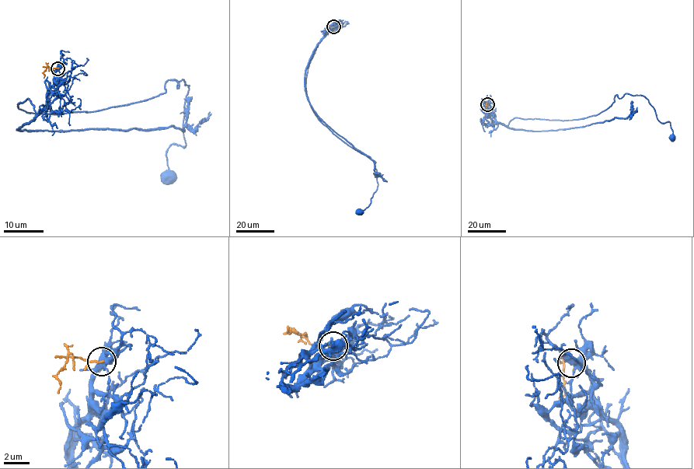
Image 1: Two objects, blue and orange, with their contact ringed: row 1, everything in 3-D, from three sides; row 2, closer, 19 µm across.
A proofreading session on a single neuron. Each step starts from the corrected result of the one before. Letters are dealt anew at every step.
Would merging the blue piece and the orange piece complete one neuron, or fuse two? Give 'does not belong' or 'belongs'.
does not belong

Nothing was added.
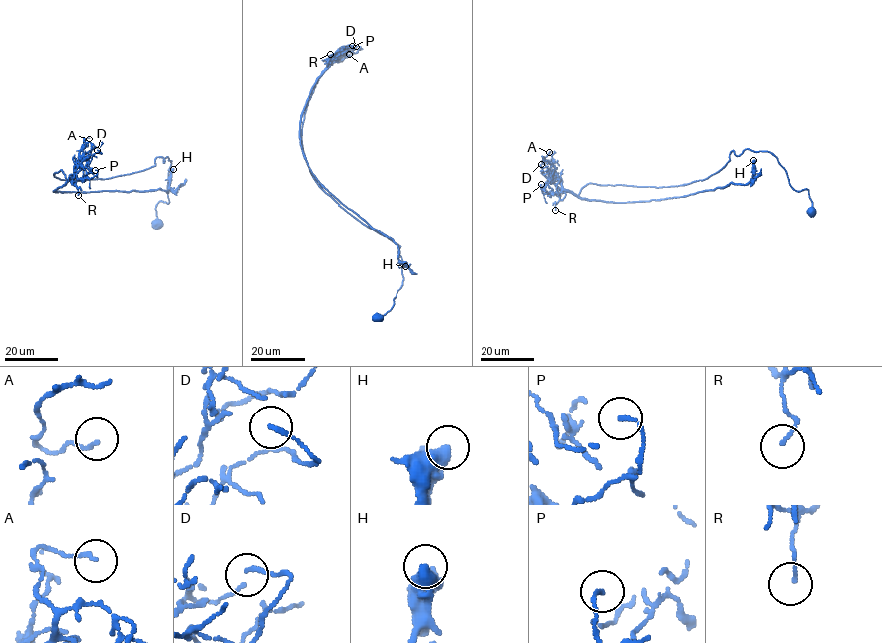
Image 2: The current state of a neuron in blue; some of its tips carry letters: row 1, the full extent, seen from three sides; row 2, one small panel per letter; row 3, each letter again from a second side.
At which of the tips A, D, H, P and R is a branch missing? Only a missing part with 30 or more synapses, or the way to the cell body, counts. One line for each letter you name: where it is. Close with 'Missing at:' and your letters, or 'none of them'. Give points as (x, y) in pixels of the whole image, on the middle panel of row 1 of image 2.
Missing at: none of them

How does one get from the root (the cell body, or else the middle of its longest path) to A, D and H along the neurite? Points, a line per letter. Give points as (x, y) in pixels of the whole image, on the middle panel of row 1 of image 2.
A: (378, 319), (402, 284), (399, 246), (322, 189), (301, 139), (321, 71), (345, 50), (349, 54)
D: (378, 319), (402, 284), (399, 246), (322, 189), (301, 139), (321, 71), (356, 46)
H: (378, 319), (402, 284), (399, 246), (308, 165), (318, 79), (303, 157), (405, 266)

